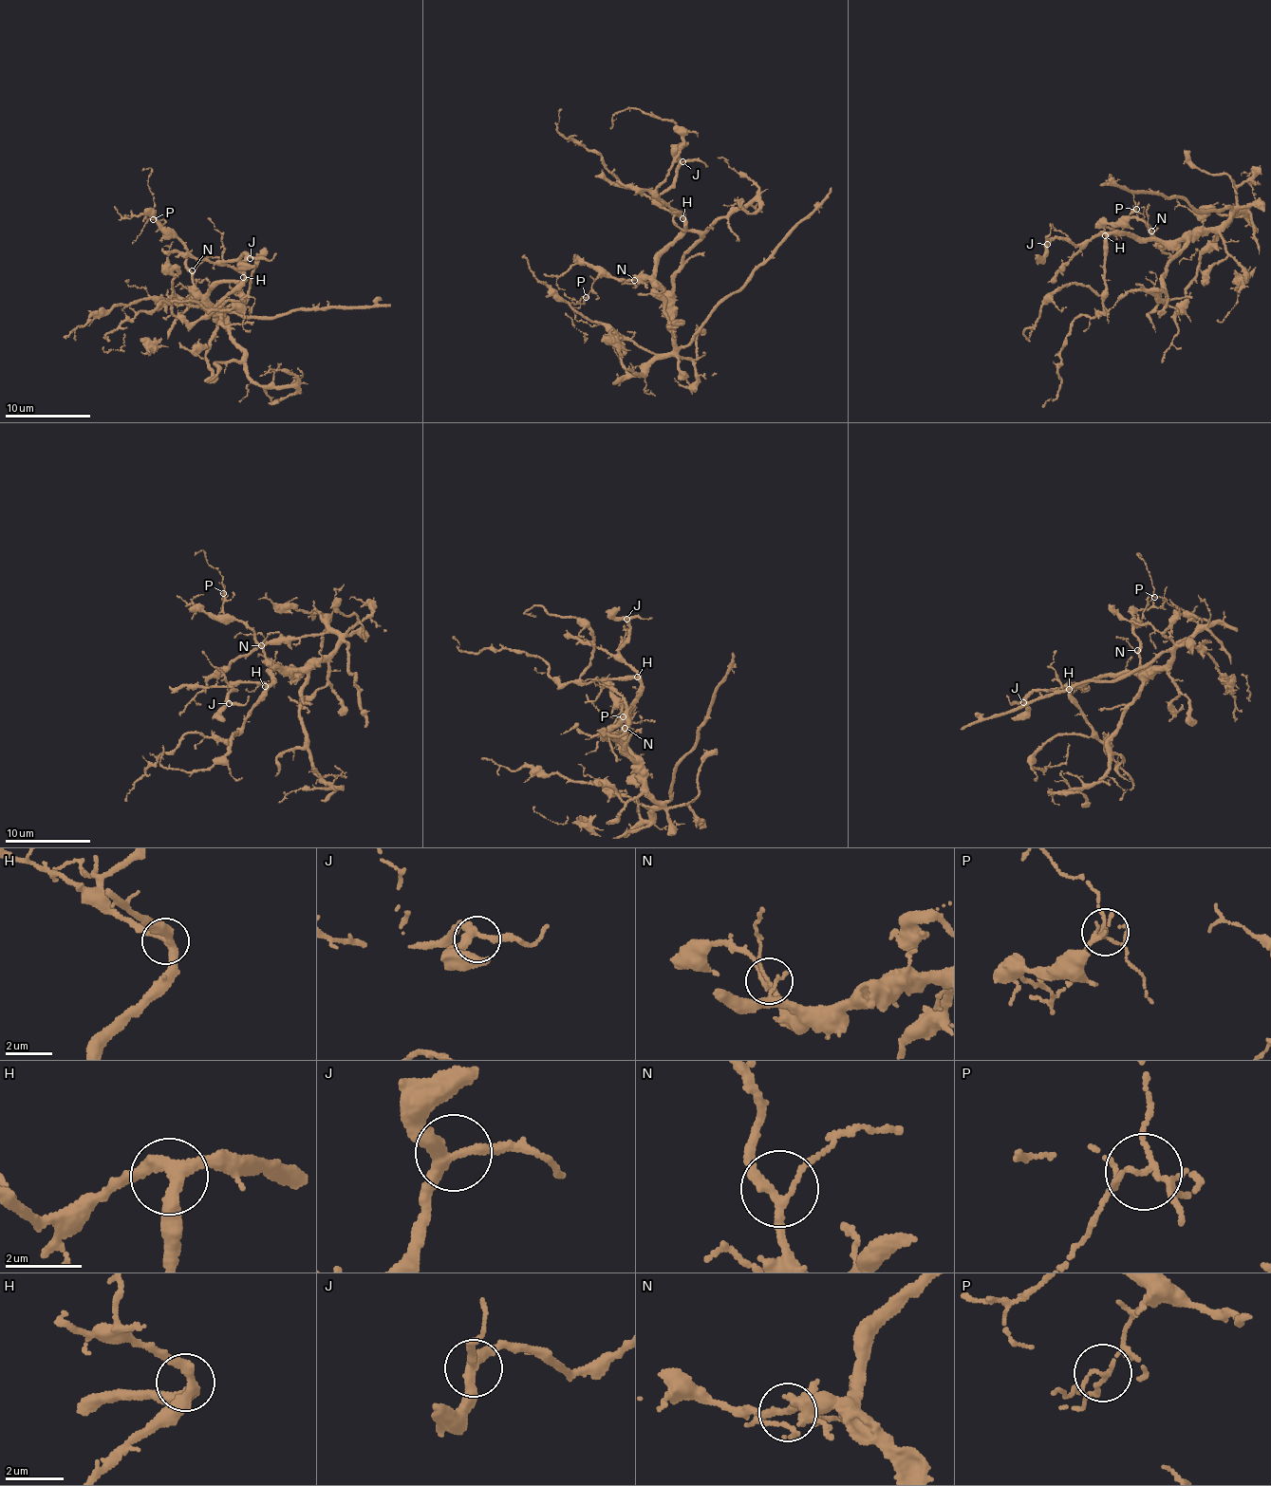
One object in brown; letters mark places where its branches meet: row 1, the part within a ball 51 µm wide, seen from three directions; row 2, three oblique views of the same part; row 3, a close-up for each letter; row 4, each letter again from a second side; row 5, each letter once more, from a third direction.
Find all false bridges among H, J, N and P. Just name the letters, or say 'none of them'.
none of them

